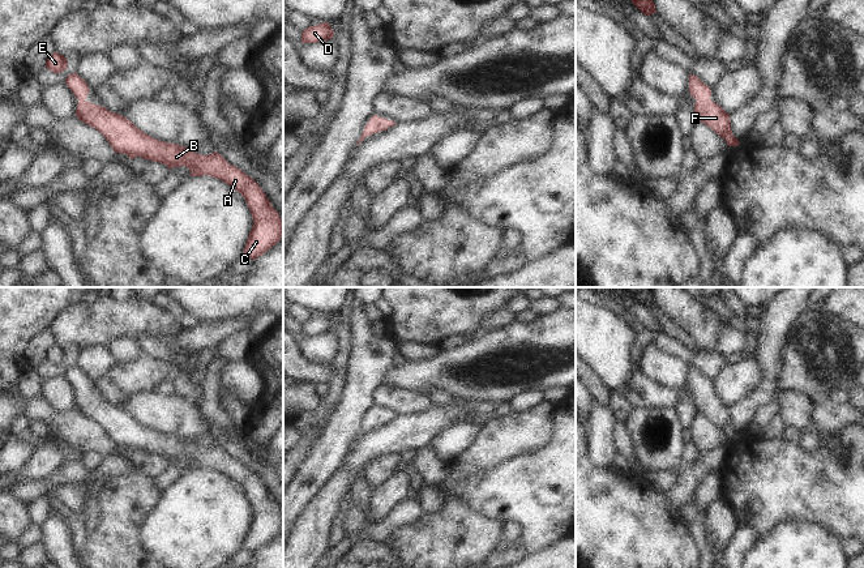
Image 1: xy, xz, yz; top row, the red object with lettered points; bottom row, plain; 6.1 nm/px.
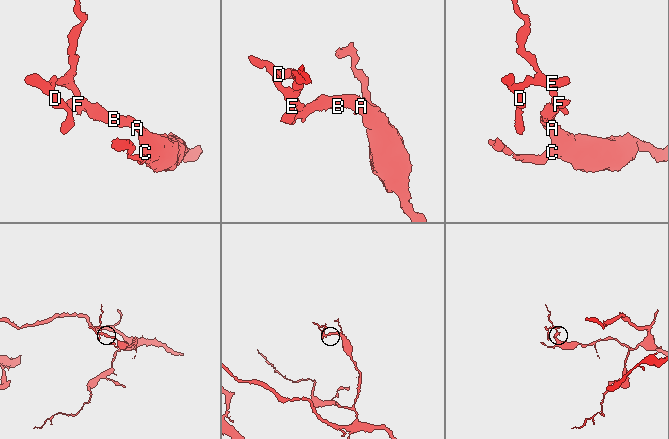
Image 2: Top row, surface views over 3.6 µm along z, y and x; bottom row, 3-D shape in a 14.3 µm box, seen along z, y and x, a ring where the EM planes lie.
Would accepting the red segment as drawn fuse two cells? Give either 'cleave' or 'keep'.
keep

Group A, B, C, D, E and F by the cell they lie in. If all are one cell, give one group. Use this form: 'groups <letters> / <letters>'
groups A B C D E F

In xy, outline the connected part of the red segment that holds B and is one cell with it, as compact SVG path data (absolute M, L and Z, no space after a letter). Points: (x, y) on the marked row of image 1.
M77 73L69 74L65 84L78 99L76 116L100 132L115 153L127 154L131 159L141 157L159 162L166 165L168 170L185 166L189 168L191 176L209 175L238 191L245 198L253 218L253 226L243 252L244 256L255 260L281 240L283 221L261 187L241 170L230 165L218 151L202 155L185 146L153 138L123 115L86 102L90 89Z

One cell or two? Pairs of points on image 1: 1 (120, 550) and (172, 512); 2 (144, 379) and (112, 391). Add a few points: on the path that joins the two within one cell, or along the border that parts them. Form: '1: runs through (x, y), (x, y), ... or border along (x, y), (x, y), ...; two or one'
1: border along (152, 509), (140, 532), (140, 543), (148, 554); two
2: runs through (136, 379), (124, 379), (120, 383); one

